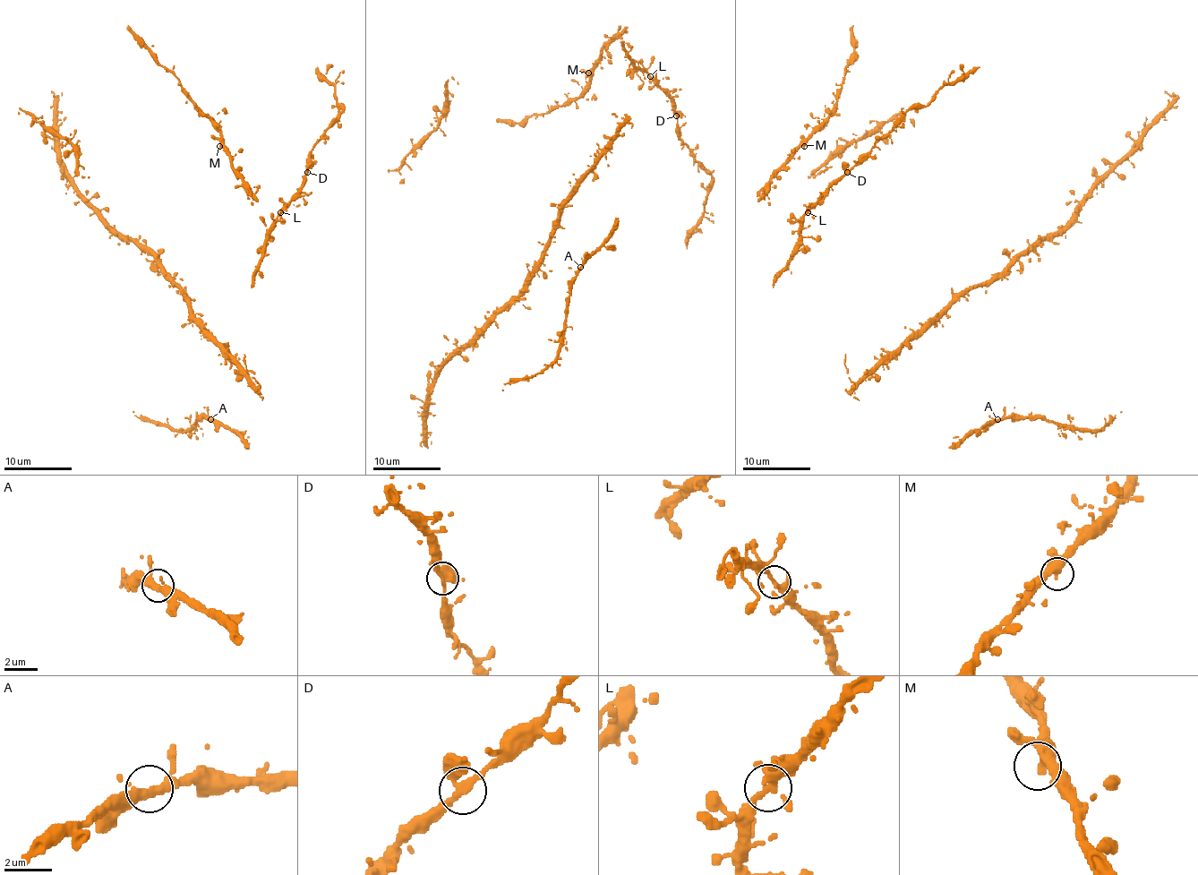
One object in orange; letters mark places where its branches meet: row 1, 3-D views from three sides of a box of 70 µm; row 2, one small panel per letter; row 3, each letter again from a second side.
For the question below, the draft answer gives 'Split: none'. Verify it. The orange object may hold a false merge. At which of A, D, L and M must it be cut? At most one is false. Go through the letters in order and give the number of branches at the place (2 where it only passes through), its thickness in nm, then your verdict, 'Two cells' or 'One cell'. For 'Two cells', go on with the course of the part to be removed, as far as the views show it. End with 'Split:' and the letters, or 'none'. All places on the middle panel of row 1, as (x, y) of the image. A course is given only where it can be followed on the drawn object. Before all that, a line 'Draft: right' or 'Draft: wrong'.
Draft: right
A: Branches: 3. Thickness 280 nm. One cell
D: Branches: 3. Thickness 280 nm. One cell
L: Branches: 3. Thickness 280 nm. One cell
M: Branches: 3. Thickness 320 nm. One cell
Split: none

